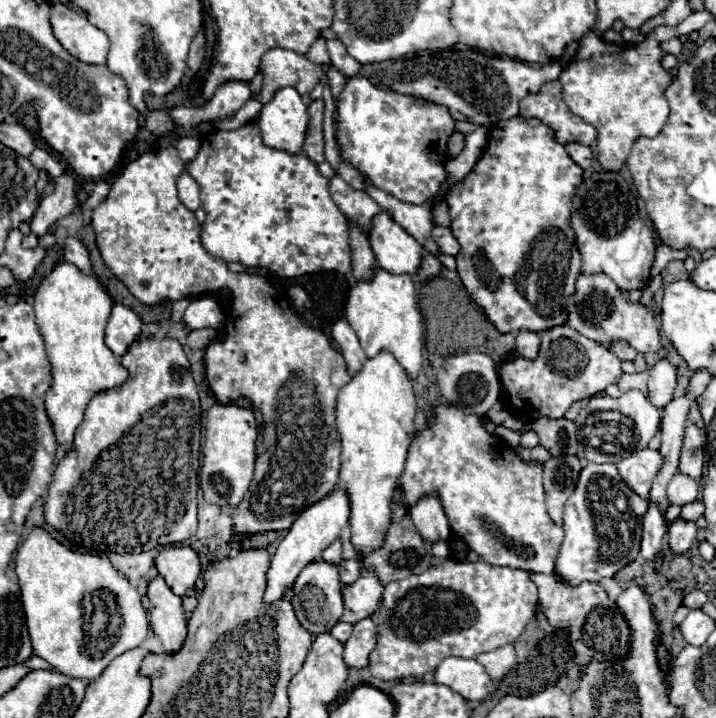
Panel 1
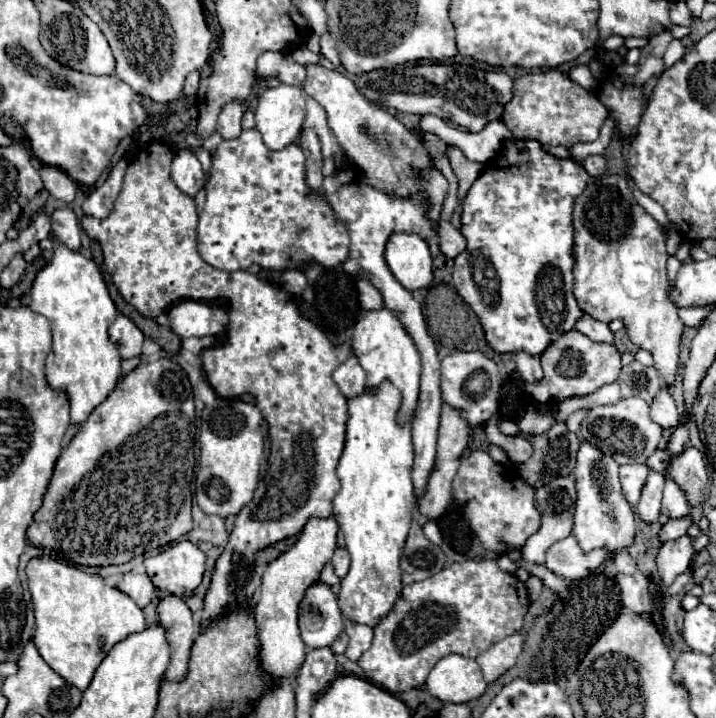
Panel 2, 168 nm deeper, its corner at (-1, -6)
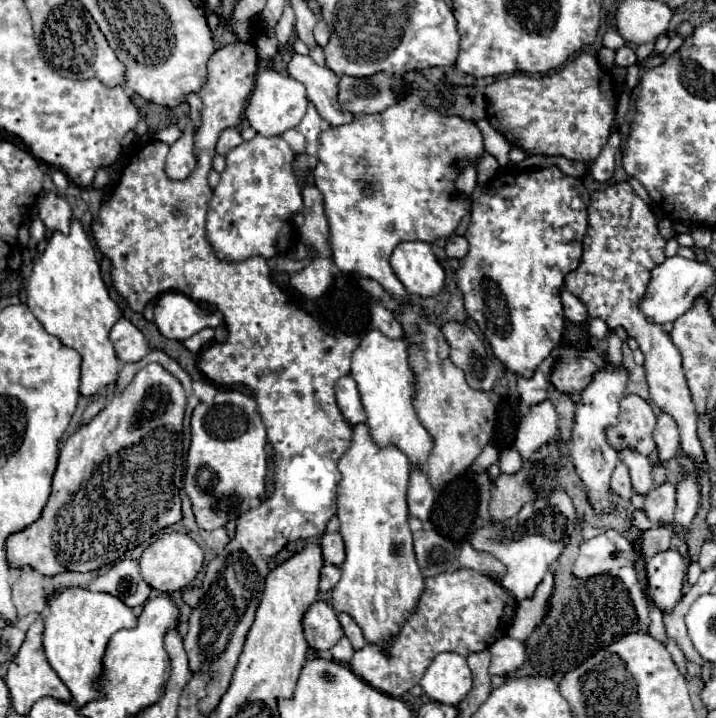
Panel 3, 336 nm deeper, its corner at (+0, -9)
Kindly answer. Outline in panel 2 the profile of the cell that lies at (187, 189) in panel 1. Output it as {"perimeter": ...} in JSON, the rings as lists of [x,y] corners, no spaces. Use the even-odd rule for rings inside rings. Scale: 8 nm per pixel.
{"perimeter":[[[187,150],[177,152],[177,156],[171,164],[171,178],[183,194],[195,198],[205,182],[203,174],[205,172],[201,168],[201,162],[191,152],[187,152]]]}

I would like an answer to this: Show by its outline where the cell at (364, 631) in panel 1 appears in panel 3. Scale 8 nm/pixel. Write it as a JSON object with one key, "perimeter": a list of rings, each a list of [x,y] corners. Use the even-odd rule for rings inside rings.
{"perimeter":[[[340,613],[340,615],[338,615],[338,621],[340,621],[342,629],[344,629],[344,635],[352,641],[352,645],[354,645],[356,649],[362,649],[362,647],[366,645],[366,641],[364,641],[362,629],[356,625],[356,621],[354,621],[350,615],[346,615],[346,613]]]}

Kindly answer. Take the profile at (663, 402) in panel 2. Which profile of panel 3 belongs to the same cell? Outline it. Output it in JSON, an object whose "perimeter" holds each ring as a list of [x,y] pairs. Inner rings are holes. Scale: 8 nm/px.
{"perimeter":[[[662,413],[658,417],[658,423],[654,427],[654,441],[658,447],[658,459],[662,463],[676,455],[676,451],[678,451],[678,427],[670,415]]]}

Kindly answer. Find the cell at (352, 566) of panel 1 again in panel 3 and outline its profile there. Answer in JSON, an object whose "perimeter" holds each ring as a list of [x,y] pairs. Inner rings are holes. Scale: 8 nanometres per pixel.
{"perimeter":[[[338,531],[320,535],[320,549],[322,549],[322,557],[326,563],[332,563],[336,567],[344,563],[344,541]]]}

